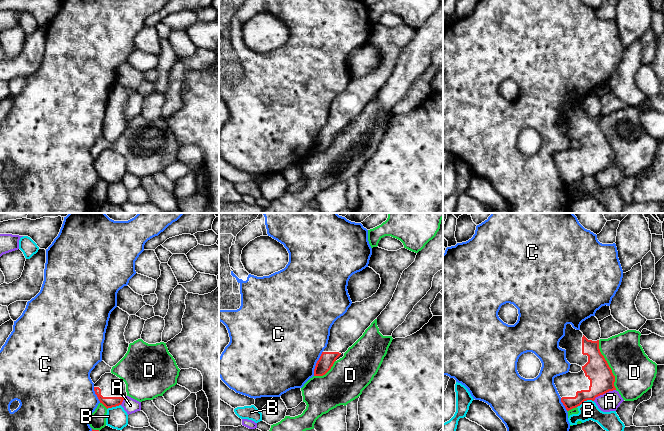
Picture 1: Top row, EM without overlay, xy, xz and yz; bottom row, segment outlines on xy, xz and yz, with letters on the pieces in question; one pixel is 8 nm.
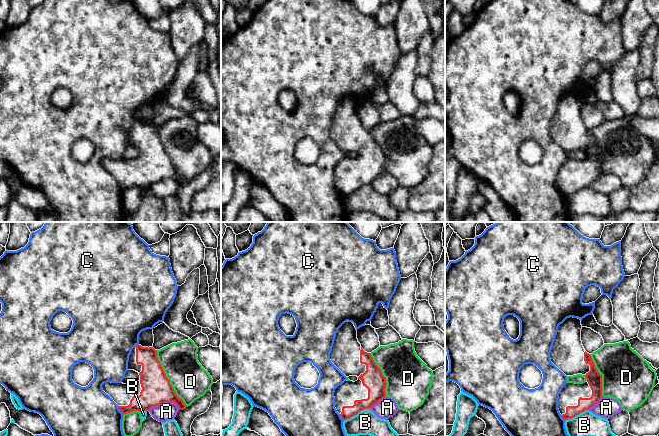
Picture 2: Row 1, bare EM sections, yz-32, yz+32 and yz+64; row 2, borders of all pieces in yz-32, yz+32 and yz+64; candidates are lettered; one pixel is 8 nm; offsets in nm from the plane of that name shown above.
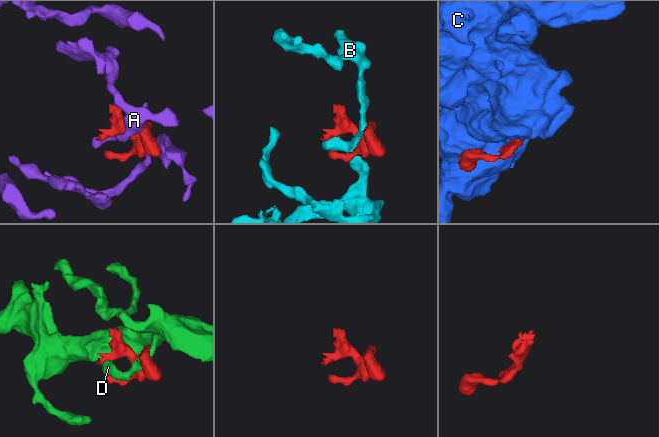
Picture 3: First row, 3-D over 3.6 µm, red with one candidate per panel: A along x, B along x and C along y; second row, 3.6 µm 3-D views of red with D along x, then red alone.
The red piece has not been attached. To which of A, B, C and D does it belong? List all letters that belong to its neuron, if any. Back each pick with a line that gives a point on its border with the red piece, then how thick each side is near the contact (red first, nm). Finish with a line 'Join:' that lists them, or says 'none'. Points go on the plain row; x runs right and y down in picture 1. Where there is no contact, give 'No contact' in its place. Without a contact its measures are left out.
Join: none

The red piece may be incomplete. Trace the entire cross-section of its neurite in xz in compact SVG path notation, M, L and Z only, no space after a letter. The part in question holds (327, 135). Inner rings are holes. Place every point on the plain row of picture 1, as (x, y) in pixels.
M404 23L397 27L372 24L368 43L380 51L380 63L371 73L352 79L347 88L334 98L327 123L316 139L314 152L325 151L336 135L377 95L391 77L403 47L415 37L416 31Z

